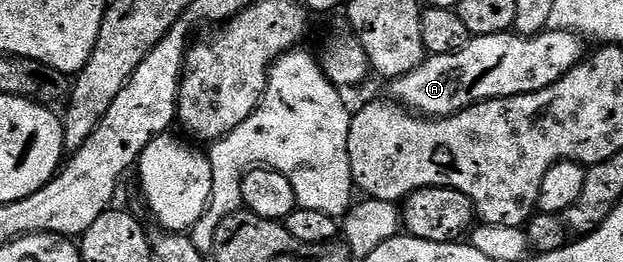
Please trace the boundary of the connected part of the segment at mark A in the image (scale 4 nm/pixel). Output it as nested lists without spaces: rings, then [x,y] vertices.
[[[546,29],[536,37],[524,37],[515,32],[495,34],[494,36],[473,37],[462,48],[453,54],[425,57],[424,62],[414,72],[406,72],[406,76],[391,79],[391,101],[405,110],[412,111],[426,118],[449,118],[452,114],[462,112],[479,102],[489,102],[510,96],[533,94],[566,76],[578,63],[585,61],[585,39],[578,34],[570,34],[565,30]]]

